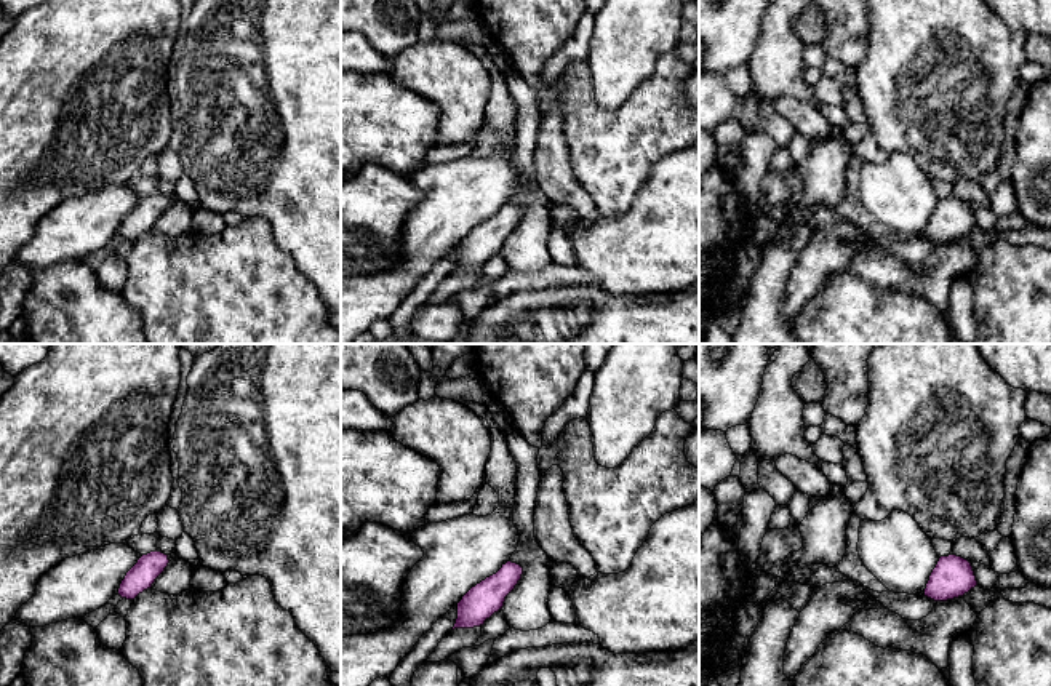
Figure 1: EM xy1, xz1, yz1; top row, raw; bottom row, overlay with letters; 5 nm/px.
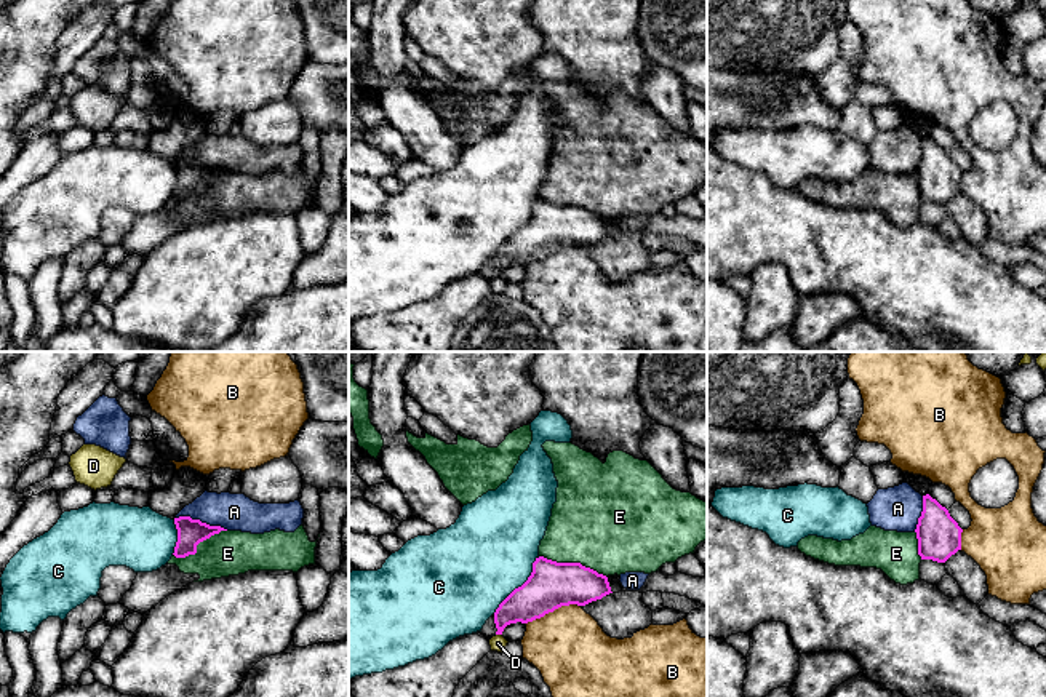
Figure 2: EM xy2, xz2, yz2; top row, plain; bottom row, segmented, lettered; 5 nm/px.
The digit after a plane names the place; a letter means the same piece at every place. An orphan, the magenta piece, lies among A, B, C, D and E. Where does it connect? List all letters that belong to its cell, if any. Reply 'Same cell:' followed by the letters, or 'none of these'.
Same cell: none of these

